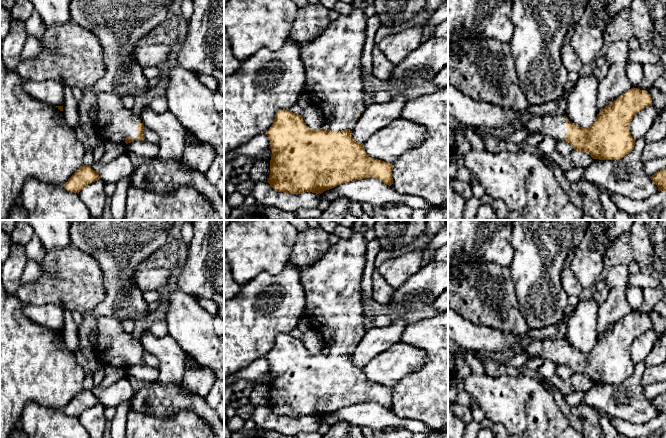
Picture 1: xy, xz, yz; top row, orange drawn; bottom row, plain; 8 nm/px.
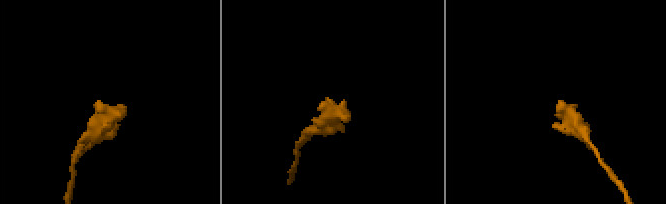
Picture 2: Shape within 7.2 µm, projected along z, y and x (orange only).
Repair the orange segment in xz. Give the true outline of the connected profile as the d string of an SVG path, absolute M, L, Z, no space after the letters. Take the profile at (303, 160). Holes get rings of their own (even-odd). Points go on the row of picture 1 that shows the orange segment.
M353 7L349 15L340 15L313 42L301 49L305 68L305 92L311 104L324 114L329 130L310 129L301 115L290 110L276 113L274 122L265 133L272 151L268 183L278 192L321 194L337 185L369 177L386 185L393 184L392 163L368 156L363 143L352 138L352 130L365 110L365 85L361 68L366 39L365 7Z

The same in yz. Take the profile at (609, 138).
M448 82L448 114L455 117L463 126L472 126L476 130L485 131L518 128L519 130L546 134L556 141L568 142L575 151L586 152L593 159L599 160L619 160L633 150L635 140L631 136L630 123L638 112L651 105L651 95L646 90L633 87L597 114L594 123L590 127L582 128L570 121L566 117L566 113L563 115L532 115L526 110L516 111L484 101L476 101L464 95Z

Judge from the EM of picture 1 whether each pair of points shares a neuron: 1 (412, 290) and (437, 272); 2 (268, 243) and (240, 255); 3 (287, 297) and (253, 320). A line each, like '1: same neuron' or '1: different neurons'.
1: same neuron
2: same neuron
3: same neuron

